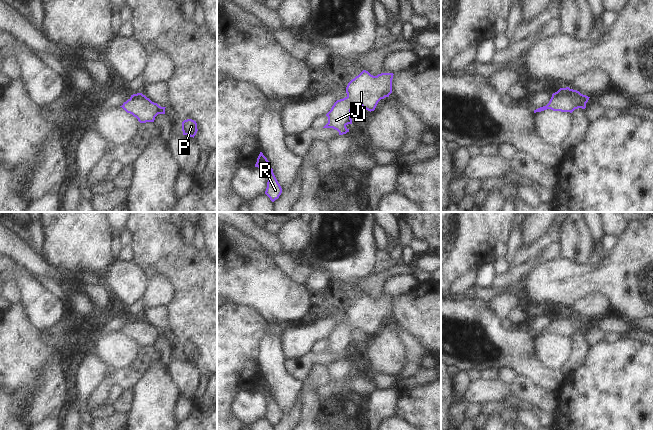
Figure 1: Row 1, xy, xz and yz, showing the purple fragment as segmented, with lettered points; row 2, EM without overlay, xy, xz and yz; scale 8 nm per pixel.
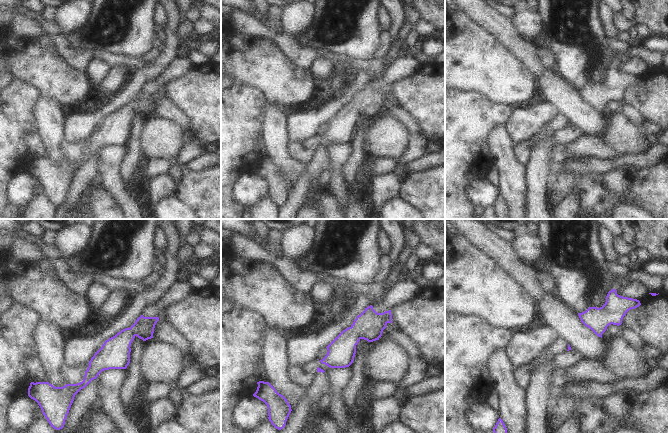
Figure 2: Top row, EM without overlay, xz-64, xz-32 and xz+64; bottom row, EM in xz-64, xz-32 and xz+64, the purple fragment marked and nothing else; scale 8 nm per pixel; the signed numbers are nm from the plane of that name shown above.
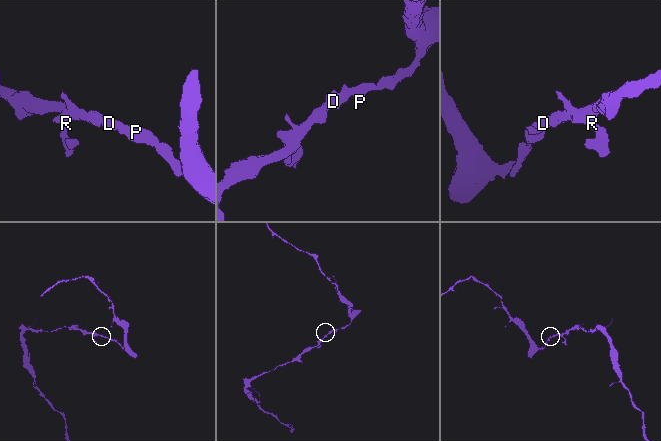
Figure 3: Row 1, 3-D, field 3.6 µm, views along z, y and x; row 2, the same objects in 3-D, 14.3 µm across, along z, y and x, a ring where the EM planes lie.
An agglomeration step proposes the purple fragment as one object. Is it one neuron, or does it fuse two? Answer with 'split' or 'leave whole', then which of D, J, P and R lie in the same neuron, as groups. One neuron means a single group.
leave whole | D J P R

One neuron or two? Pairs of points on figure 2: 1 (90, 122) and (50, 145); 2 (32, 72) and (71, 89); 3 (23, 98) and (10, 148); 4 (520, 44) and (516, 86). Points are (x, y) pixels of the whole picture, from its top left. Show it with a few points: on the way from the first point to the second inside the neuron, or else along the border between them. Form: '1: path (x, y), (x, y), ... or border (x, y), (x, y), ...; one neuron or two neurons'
1: border (66, 116), (63, 139); two neurons
2: path (42, 72), (48, 72), (61, 82); one neuron
3: path (11, 110), (10, 136); one neuron
4: border (502, 43), (534, 77); two neurons

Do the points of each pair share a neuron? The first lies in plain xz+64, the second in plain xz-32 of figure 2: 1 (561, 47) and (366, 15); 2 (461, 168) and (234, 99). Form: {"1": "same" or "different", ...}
{"1": "same", "2": "same"}

